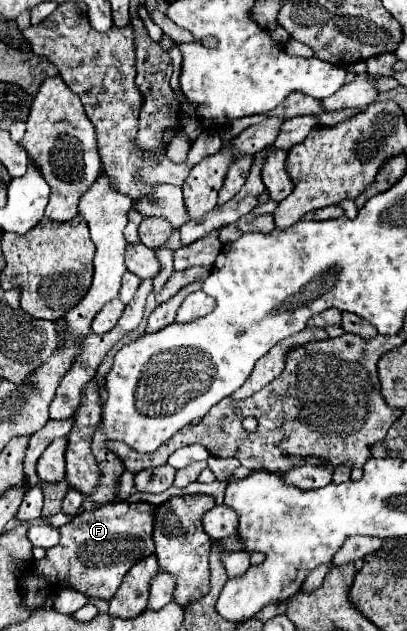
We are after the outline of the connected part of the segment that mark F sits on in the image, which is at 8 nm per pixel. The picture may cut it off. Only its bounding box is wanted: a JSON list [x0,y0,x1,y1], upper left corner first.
[35,502,157,600]

